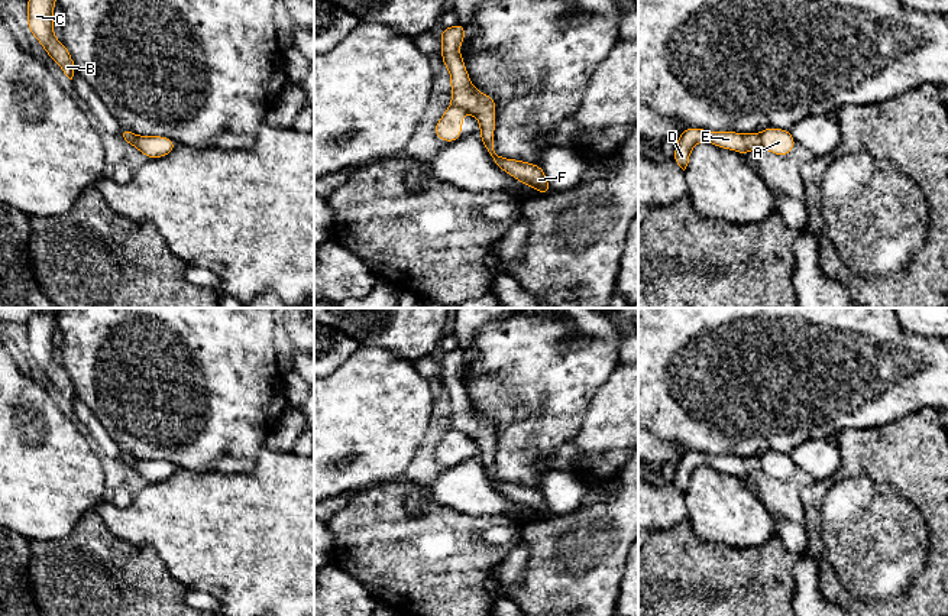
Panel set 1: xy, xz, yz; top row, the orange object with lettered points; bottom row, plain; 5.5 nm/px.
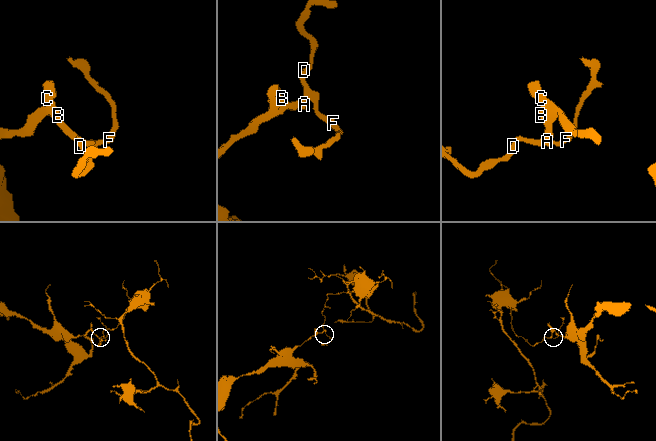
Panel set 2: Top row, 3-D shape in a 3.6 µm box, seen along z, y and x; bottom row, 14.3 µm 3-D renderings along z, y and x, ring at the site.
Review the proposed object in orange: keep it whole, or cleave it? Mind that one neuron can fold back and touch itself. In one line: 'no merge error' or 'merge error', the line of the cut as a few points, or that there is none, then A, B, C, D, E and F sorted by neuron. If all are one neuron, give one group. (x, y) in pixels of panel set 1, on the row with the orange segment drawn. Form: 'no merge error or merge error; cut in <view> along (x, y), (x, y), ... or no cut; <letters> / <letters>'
merge error; cut in yz along (759, 133), (762, 145); A B C / D E F

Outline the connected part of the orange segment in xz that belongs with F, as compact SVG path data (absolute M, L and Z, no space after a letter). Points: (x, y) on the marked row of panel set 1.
M460 23L440 30L441 61L450 71L452 106L460 107L478 119L481 124L481 140L488 152L488 156L501 171L514 176L527 187L536 188L540 195L550 194L553 189L550 188L546 172L540 165L518 159L507 159L495 153L495 98L485 93L479 93L470 81L459 51L465 36L466 26Z

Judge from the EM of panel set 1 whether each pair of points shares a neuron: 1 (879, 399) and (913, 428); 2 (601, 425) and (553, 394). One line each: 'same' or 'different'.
1: different
2: different

